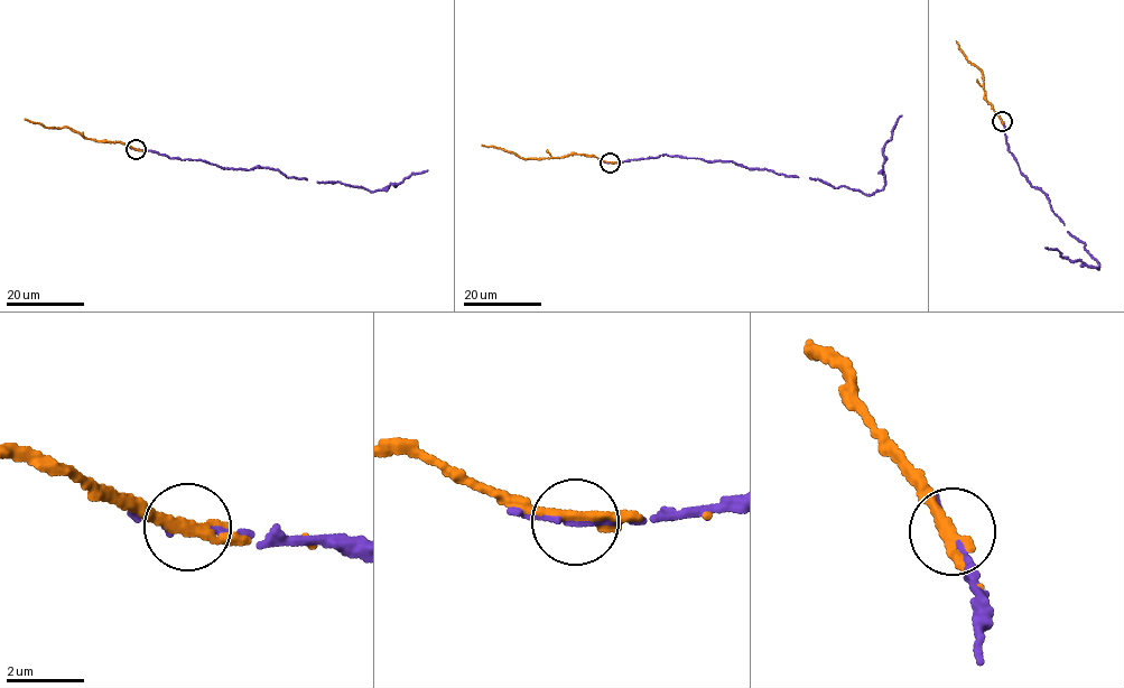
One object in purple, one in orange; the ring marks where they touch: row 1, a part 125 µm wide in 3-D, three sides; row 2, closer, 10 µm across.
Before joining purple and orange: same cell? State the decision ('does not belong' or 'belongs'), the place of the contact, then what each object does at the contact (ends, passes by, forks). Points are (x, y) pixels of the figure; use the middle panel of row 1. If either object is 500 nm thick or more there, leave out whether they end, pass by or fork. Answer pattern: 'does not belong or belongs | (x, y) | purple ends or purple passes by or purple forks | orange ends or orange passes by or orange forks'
belongs | (610, 163) | purple ends | orange passes by

